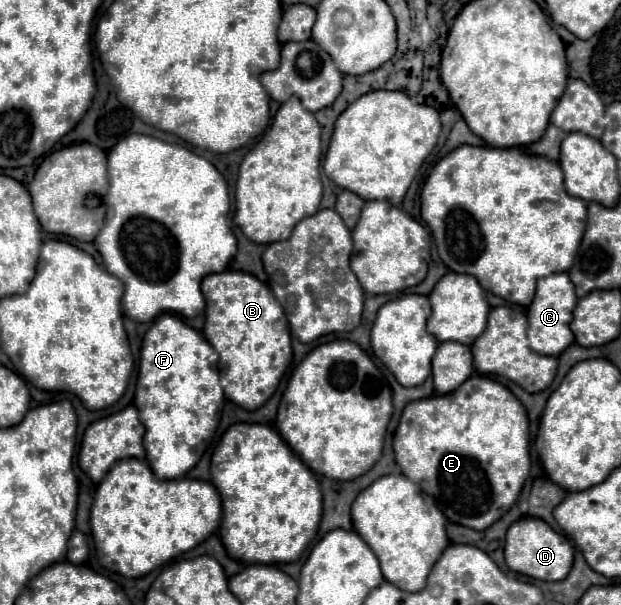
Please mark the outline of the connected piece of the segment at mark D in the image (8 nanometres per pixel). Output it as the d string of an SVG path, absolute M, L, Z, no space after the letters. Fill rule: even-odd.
M522 516L520 520L512 522L506 532L504 556L510 570L526 574L530 578L552 582L552 580L564 580L566 574L570 572L570 566L574 560L574 546L564 536L556 534L542 518Z

